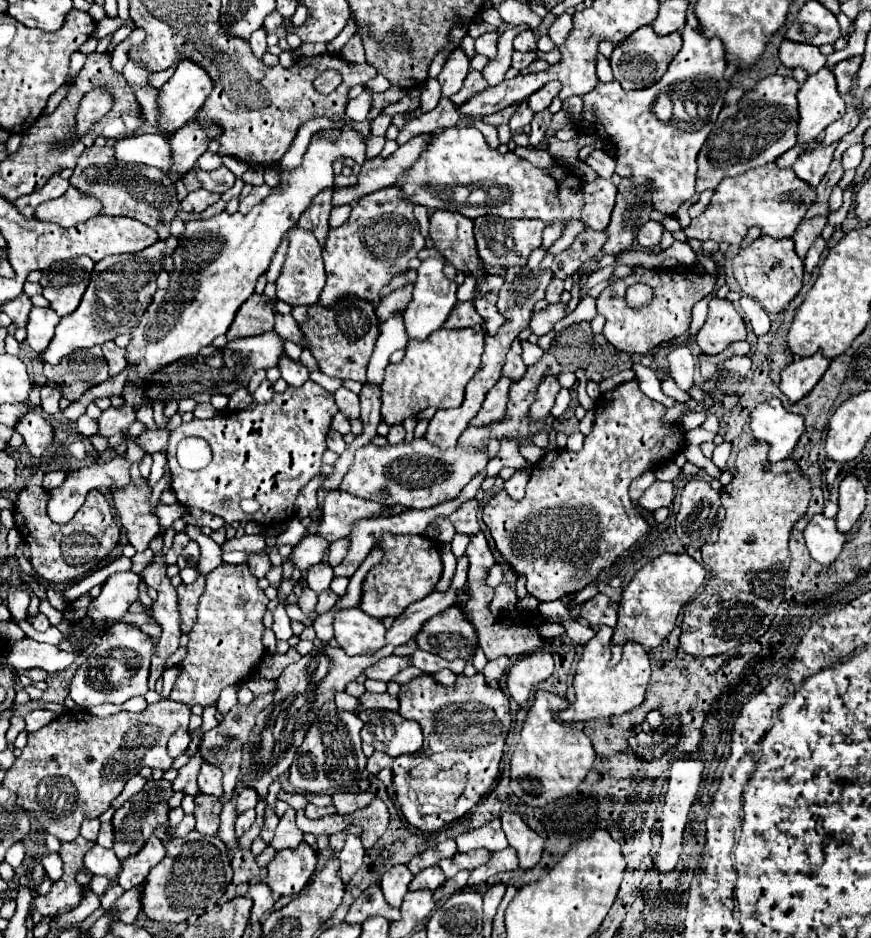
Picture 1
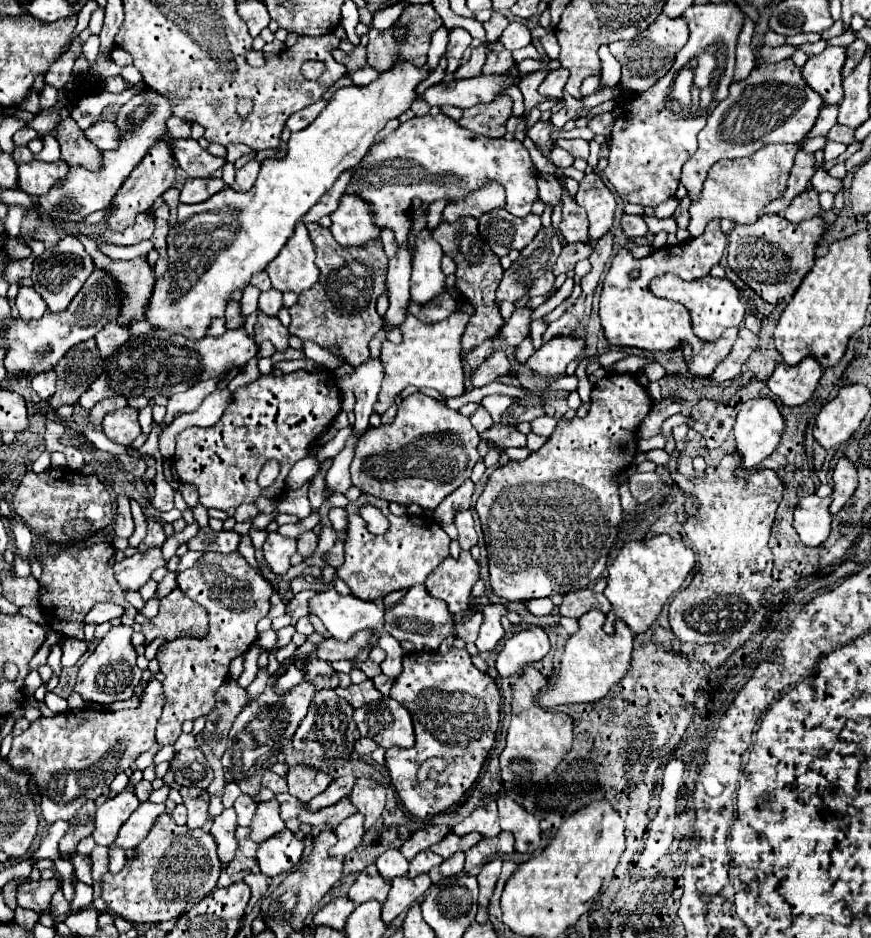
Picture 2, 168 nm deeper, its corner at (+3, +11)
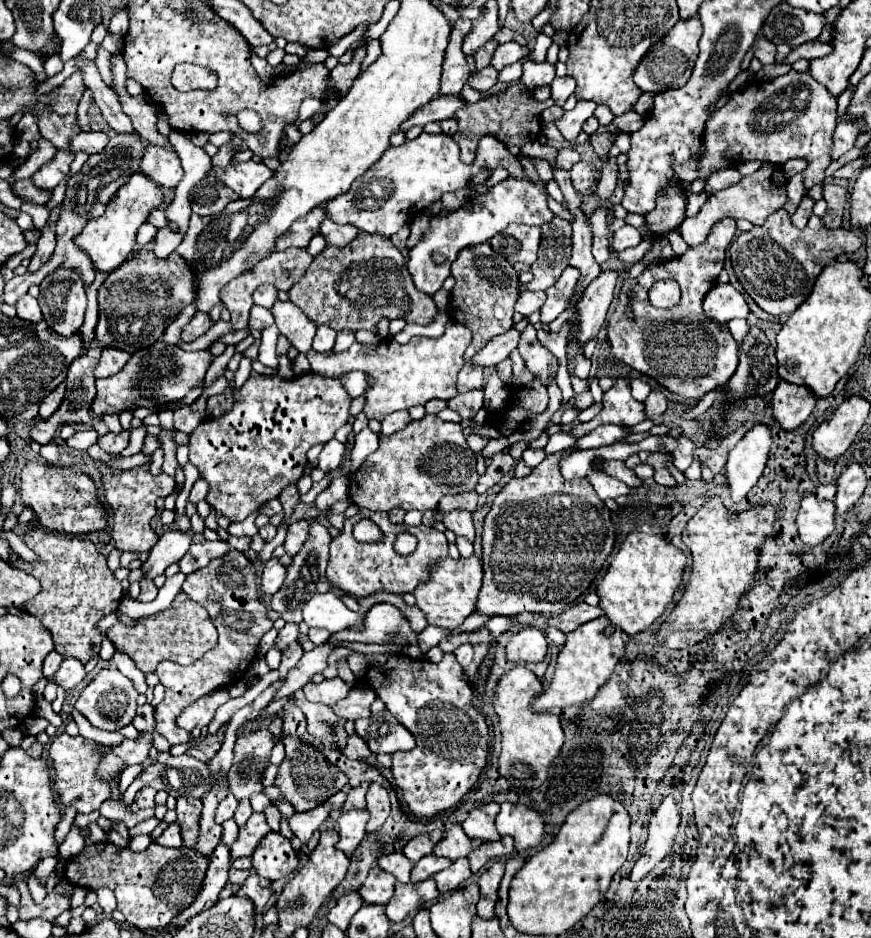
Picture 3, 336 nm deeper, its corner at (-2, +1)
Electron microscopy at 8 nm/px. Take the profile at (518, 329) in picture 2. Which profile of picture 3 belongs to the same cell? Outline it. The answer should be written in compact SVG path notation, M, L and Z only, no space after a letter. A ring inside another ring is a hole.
M512 328L512 330L508 330L506 334L500 334L500 336L492 338L492 340L472 358L472 362L474 362L474 364L480 364L480 366L496 366L498 362L506 360L514 348L518 348L518 340L520 340L520 332L518 332L516 328Z

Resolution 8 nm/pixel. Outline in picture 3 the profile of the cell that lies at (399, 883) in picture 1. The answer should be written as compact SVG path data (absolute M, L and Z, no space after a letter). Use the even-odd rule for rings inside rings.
M394 852L394 854L380 856L380 858L378 858L378 866L380 866L384 872L390 872L398 882L402 882L402 884L410 882L412 864L410 864L410 860L408 860L404 854Z

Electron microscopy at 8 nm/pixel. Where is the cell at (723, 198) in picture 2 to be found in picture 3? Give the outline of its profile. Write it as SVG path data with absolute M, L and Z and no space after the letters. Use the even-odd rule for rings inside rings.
M764 162L754 174L744 176L738 184L734 184L730 188L724 188L724 190L720 190L716 194L712 194L694 218L686 218L680 224L682 238L686 240L688 246L698 246L698 244L702 244L708 238L710 228L718 220L722 220L722 218L734 218L734 220L736 218L744 218L744 220L748 220L754 226L762 226L762 222L770 214L774 214L776 210L784 208L784 204L786 204L786 182L788 180L786 180L784 170L782 170L780 164Z

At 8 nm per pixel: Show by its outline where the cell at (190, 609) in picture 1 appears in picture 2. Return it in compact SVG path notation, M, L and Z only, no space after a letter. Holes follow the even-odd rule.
M179 588L167 594L159 604L159 614L143 624L145 644L151 644L155 638L165 638L167 642L177 638L205 638L209 628L207 612Z

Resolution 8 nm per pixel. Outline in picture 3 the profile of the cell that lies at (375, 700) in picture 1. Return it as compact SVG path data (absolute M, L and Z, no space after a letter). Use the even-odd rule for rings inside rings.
M354 686L350 690L350 694L336 702L332 706L332 710L340 716L340 718L346 718L346 720L358 720L358 718L370 718L370 704L376 700L376 694L370 686Z

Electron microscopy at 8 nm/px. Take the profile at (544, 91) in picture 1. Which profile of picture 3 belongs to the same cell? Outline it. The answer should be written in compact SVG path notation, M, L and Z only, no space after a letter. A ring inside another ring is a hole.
M570 76L554 78L554 82L550 84L554 104L556 104L556 106L564 106L564 102L568 100L568 96L572 96L572 94L574 94L574 88L576 88L574 78L570 78Z

